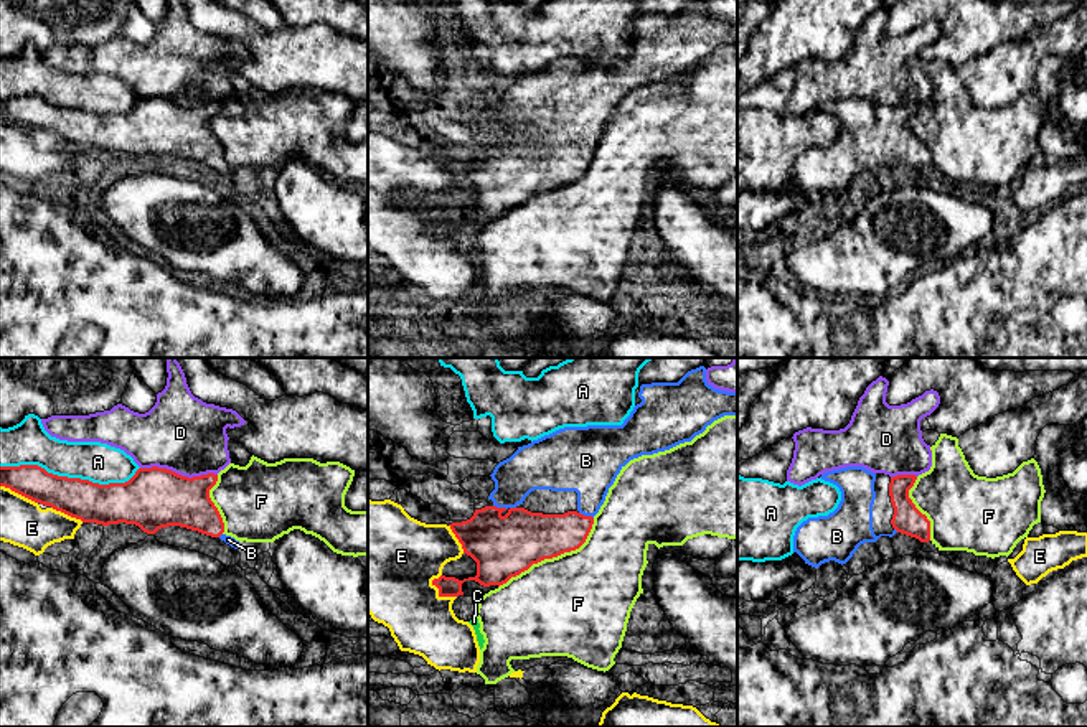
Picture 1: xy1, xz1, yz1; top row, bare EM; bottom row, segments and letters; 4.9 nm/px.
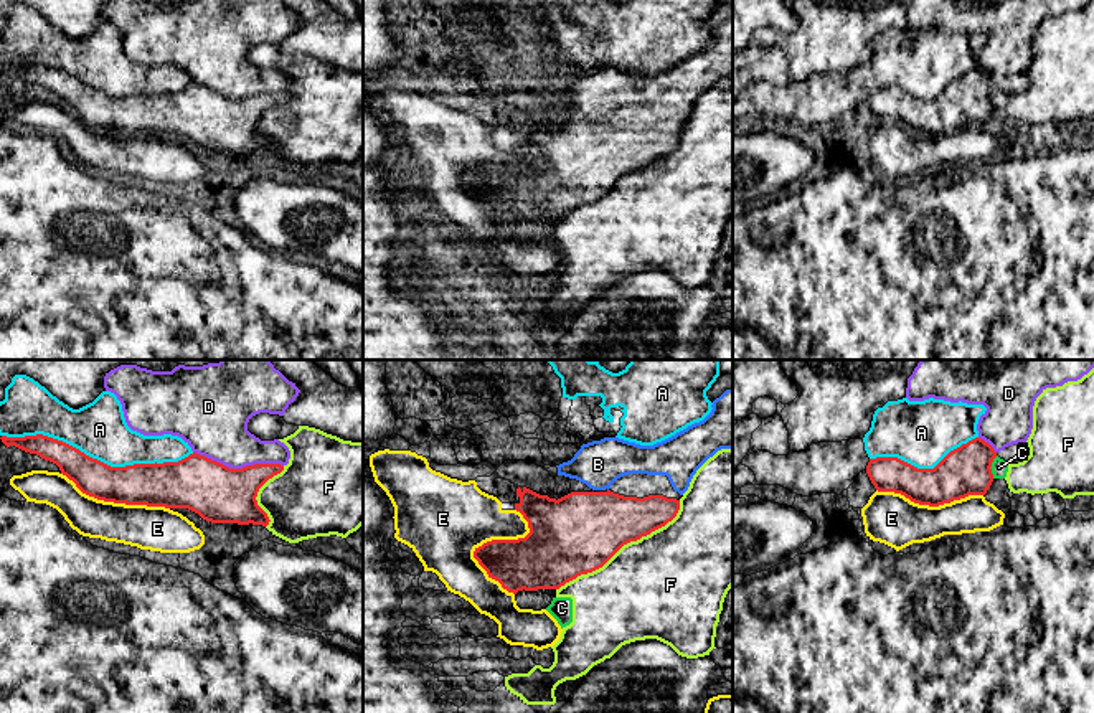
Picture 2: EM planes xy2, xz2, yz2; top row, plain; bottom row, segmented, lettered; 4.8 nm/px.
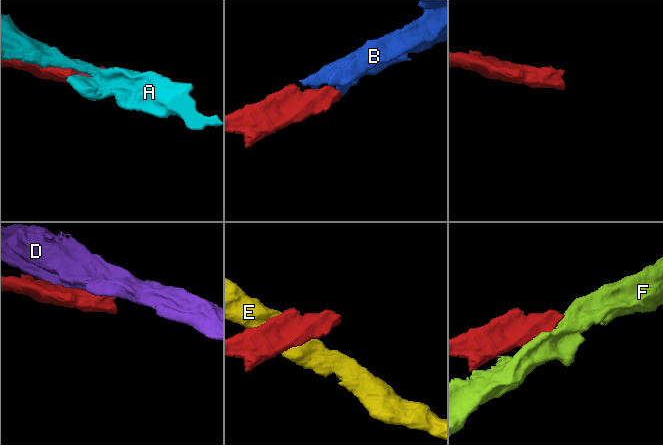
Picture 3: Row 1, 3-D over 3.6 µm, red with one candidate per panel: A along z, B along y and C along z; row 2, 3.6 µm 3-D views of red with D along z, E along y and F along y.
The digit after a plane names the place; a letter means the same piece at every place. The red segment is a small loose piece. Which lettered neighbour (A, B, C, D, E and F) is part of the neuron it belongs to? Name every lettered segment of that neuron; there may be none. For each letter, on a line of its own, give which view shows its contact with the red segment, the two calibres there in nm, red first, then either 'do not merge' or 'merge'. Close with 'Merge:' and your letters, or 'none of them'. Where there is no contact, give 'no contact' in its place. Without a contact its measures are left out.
A: meets red in xy2; 200 nm thick on the red side, 260 nm on the other; do not merge
B: meets red in xz1; 220 nm thick on the red side, 280 nm on the other; merge
C: meets red in yz2; 240 nm thick on the red side, 80 nm on the other; do not merge
D: meets red in xy2; 280 nm thick on the red side, 320 nm on the other; do not merge
E: meets red in xz2; 260 nm thick on the red side, 400 nm on the other; do not merge
F: meets red in xz2; 400 nm thick on the red side, 480 nm on the other; do not merge
Merge: B

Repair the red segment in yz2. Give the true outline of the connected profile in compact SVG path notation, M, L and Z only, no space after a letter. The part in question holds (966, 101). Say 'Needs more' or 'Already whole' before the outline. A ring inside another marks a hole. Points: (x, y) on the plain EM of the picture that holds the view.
Already whole. M980 68L950 81L934 99L917 99L898 87L870 89L866 104L878 122L901 124L914 134L939 137L969 125L985 125L993 112L993 78Z

